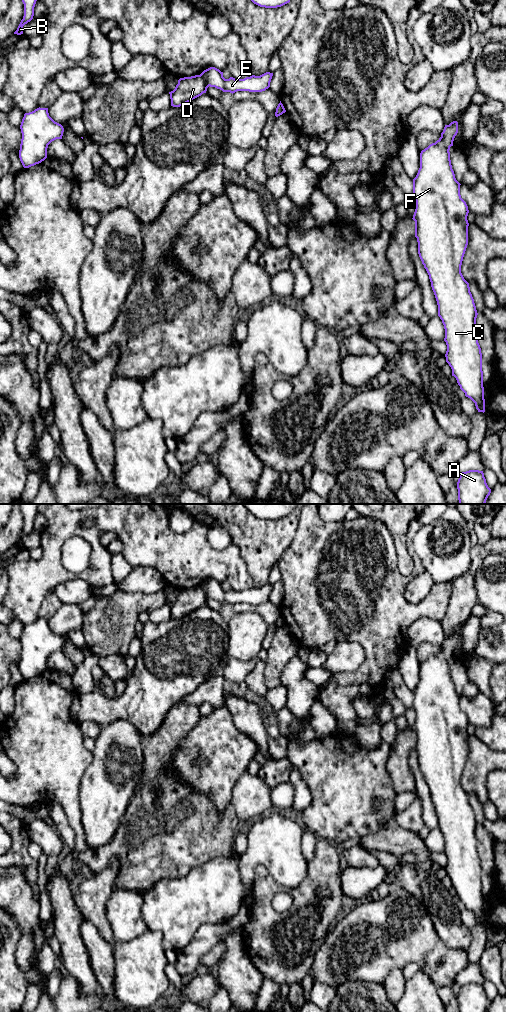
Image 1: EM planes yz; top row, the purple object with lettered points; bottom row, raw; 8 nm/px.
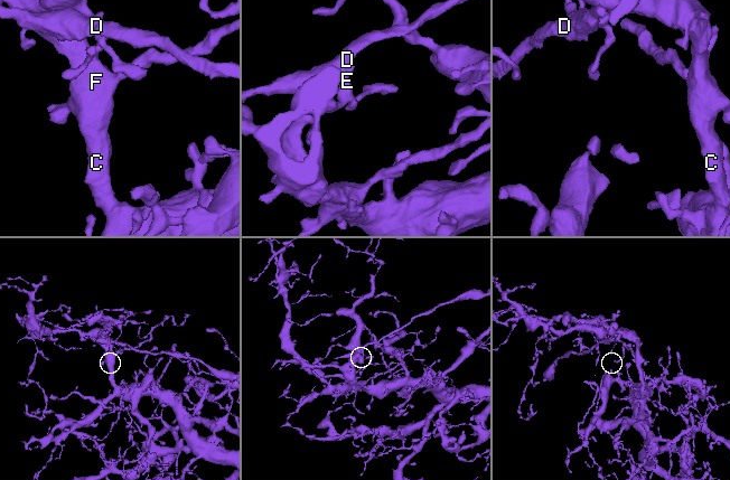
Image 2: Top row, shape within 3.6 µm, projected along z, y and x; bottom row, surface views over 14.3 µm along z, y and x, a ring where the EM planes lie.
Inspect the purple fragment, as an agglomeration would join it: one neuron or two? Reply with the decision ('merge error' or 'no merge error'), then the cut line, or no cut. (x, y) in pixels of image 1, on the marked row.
merge error; cut yz (200, 74), (209, 85)

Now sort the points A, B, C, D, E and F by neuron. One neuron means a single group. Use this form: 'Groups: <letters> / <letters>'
Groups: A B C E F / D

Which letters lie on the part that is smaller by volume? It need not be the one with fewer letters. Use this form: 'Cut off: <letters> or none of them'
Cut off: D

